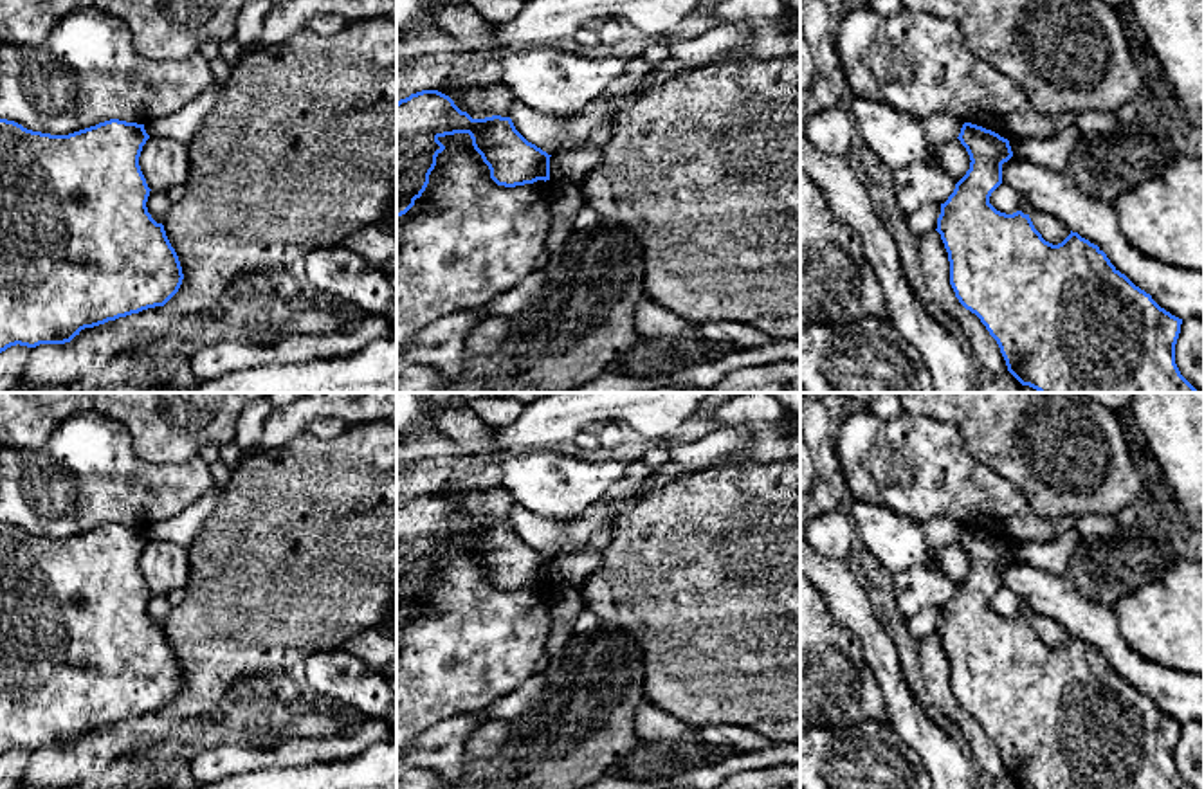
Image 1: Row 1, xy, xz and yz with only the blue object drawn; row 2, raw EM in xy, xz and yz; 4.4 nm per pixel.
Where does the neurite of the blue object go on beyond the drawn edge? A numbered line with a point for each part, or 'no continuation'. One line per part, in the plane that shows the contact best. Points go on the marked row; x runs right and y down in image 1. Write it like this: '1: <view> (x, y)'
no continuation

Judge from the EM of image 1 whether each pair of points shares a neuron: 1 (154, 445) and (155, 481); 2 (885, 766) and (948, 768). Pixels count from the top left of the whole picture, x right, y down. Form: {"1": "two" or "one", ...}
{"1": "two", "2": "two"}

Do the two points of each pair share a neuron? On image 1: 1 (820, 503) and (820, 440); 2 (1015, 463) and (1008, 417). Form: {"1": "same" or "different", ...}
{"1": "same", "2": "same"}

